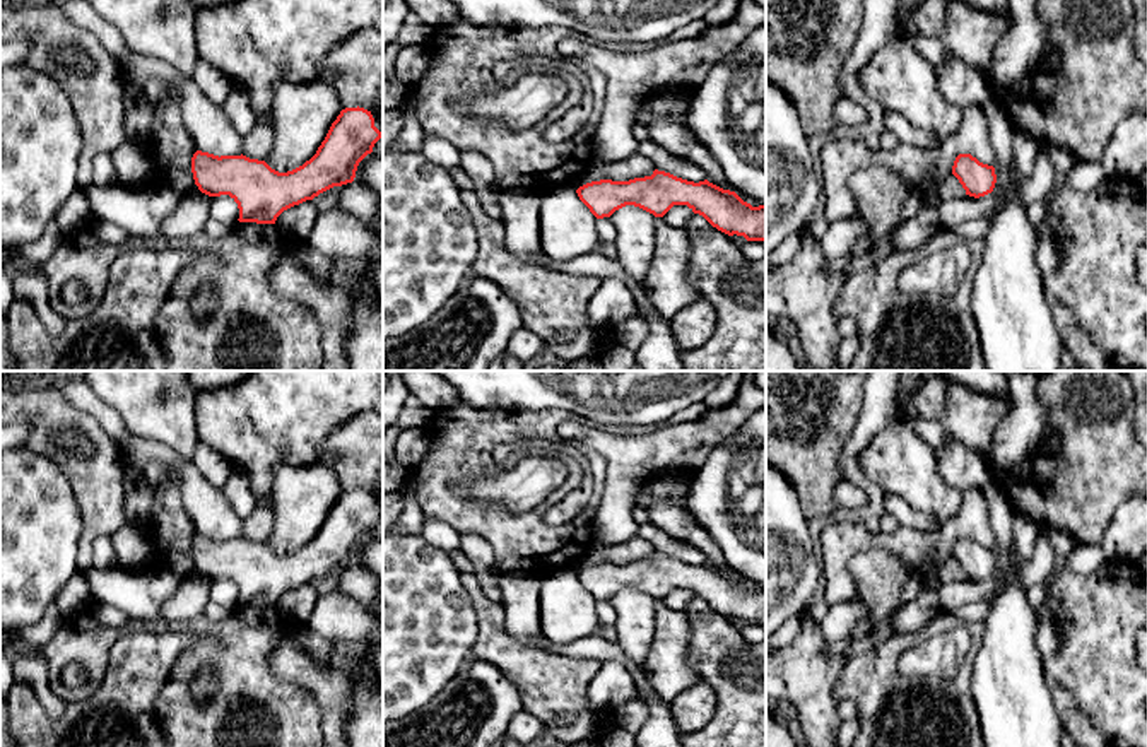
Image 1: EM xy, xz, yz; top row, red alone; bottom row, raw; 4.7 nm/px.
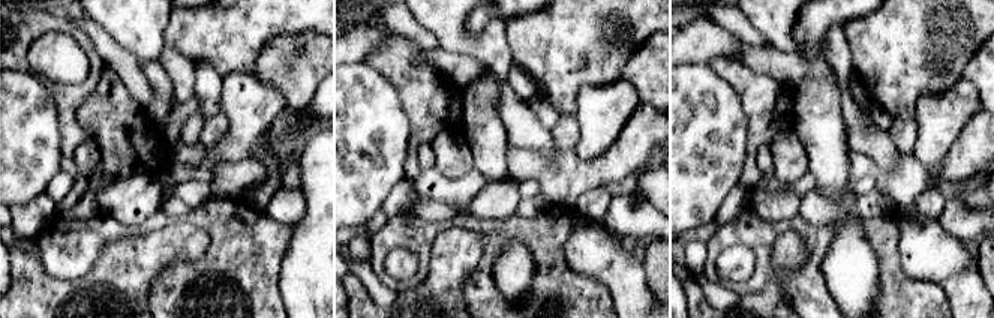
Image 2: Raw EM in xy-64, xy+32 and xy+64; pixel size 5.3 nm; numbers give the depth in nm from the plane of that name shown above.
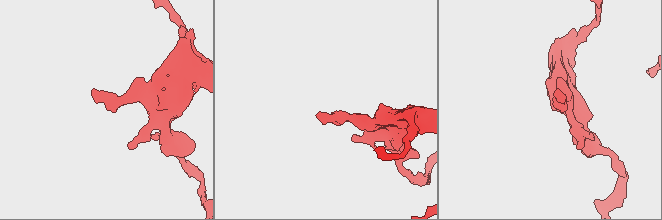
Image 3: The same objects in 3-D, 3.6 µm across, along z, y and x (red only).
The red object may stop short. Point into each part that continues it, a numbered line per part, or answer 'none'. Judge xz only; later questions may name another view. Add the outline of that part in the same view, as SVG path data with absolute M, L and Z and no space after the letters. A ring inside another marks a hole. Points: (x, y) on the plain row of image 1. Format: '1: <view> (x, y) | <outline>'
none

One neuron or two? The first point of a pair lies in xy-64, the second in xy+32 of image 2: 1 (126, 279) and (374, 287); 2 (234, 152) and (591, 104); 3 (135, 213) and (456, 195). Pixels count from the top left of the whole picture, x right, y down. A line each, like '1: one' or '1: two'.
1: two
2: one
3: one

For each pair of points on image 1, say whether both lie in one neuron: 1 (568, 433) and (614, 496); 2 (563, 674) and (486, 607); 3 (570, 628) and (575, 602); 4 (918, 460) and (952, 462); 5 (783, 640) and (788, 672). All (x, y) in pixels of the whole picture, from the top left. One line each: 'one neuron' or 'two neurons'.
1: one neuron
2: one neuron
3: one neuron
4: two neurons
5: two neurons

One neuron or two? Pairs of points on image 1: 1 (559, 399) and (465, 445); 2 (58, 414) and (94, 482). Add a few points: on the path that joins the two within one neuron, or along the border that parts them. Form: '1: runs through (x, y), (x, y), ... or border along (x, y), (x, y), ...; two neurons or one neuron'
1: border along (493, 411), (564, 409), (573, 414); two neurons
2: runs through (79, 421), (101, 441), (101, 462); one neuron

